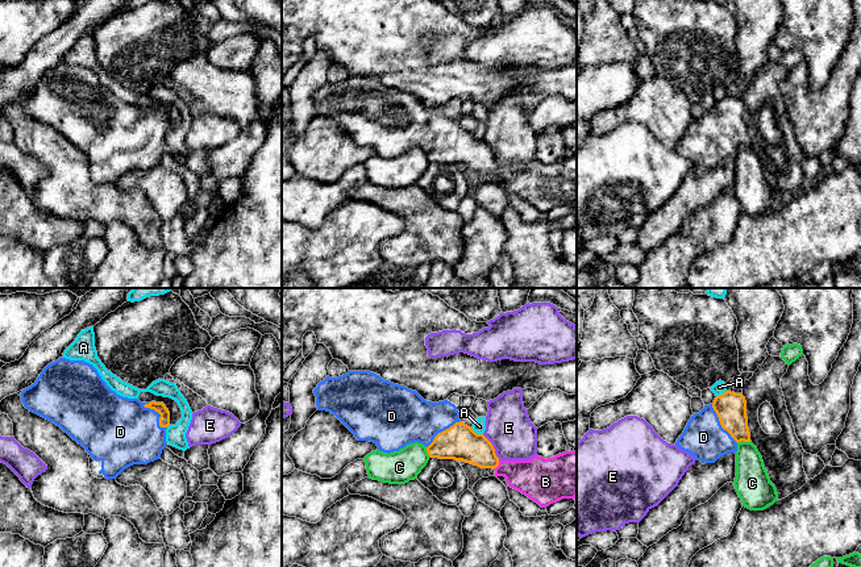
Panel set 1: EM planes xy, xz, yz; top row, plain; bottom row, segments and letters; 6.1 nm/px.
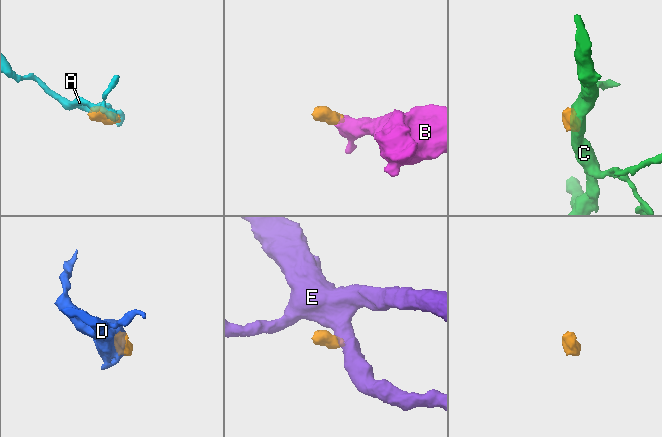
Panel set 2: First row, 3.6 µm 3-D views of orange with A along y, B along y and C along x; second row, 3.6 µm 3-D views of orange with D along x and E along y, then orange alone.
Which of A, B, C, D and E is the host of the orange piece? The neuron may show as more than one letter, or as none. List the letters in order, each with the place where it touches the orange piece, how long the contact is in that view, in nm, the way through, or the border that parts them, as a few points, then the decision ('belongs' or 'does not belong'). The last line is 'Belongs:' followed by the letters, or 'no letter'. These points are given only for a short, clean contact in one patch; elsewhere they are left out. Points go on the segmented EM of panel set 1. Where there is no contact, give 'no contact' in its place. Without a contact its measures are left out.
A: xz (475, 433) | 90 nm | does not belong
B: xz (496, 466) | 70 nm | across xz (462, 443), (478, 450), (496, 466), (535, 478) | belongs
C: yz (744, 441) | 90 nm | along yz (751, 441), (740, 441), (737, 443) | does not belong
D: xy (159, 413) | 200 nm | across xy (161, 408), (159, 413), (124, 433) | belongs
E: xz (493, 447) | 190 nm | along xz (482, 434), (491, 443), (499, 459) | does not belong
Belongs: B, D

